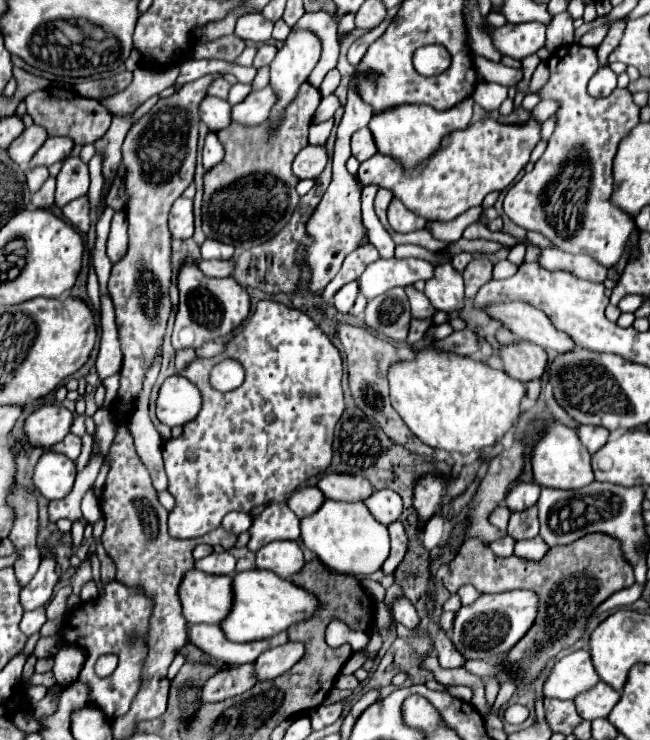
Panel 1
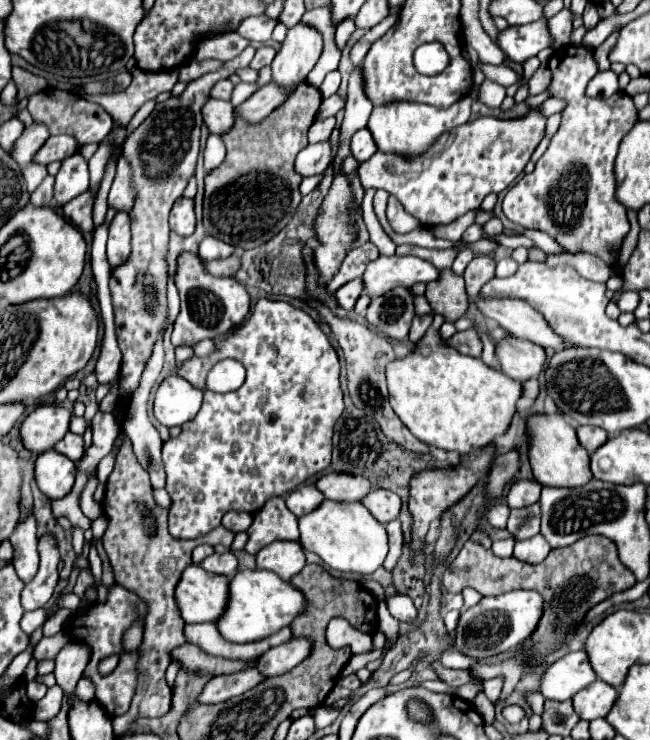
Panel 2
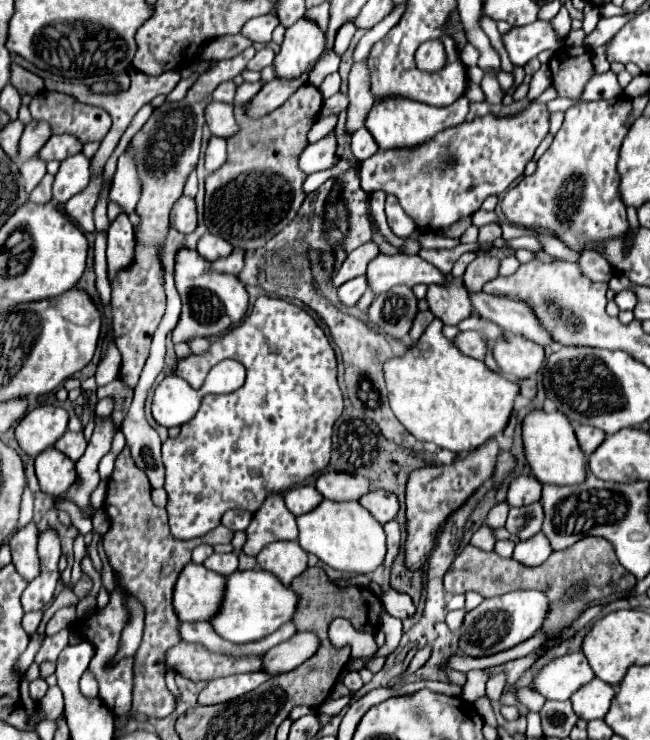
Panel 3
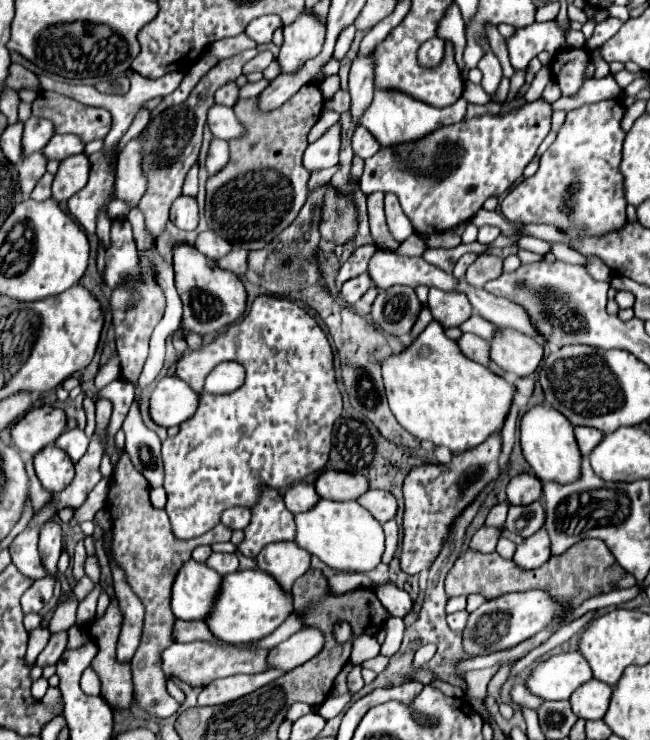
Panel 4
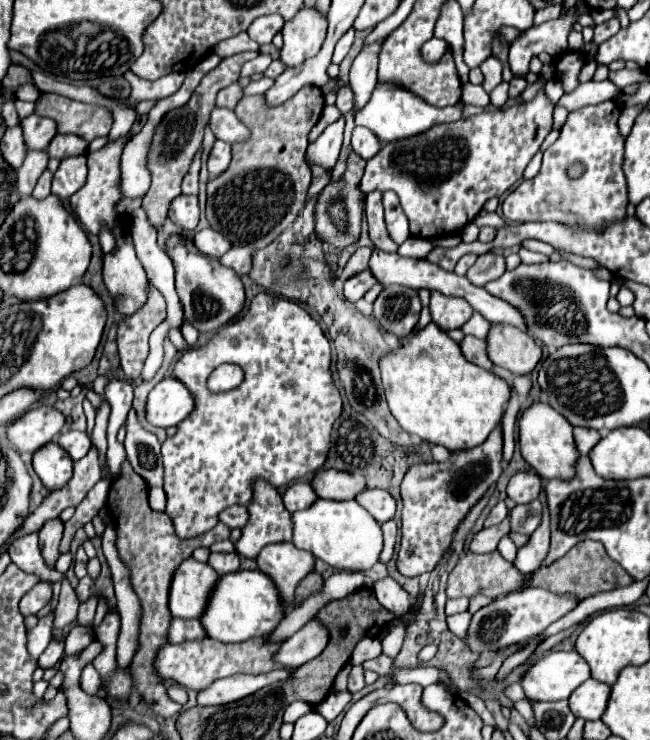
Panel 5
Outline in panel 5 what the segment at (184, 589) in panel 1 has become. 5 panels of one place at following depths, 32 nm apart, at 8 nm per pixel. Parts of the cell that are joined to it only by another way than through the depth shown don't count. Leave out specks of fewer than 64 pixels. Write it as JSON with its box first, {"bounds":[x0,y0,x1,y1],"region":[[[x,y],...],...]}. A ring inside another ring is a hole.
{"bounds":[168,558,220,618],"region":[[[186,558],[172,576],[168,608],[176,618],[200,618],[220,576],[208,564]]]}

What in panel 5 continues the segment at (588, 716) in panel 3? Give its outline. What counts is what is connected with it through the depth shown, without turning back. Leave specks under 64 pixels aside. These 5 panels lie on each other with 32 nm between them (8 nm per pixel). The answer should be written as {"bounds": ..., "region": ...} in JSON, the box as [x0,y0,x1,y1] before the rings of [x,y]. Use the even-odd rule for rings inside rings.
{"bounds":[568,678,610,720],"region":[[[592,678],[586,680],[568,698],[572,714],[584,720],[598,720],[608,704],[608,692],[610,692],[608,684],[602,684]]]}

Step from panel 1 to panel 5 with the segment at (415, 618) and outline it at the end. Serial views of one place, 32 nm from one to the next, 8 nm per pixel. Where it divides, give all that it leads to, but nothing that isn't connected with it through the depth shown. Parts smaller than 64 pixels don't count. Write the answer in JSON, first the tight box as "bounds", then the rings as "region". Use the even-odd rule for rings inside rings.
{"bounds":[374,576,412,616],"region":[[[390,576],[374,582],[374,594],[384,608],[388,608],[390,612],[396,612],[398,616],[406,614],[412,602],[408,592],[400,584],[396,584],[396,580],[392,580]]]}

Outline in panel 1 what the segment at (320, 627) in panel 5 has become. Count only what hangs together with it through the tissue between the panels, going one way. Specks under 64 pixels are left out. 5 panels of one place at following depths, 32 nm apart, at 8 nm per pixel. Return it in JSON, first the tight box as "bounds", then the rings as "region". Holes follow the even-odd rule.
{"bounds":[254,642,304,680],"region":[[[286,642],[282,646],[266,650],[256,662],[254,668],[260,676],[260,680],[276,678],[284,672],[288,672],[302,656],[304,656],[304,644],[302,642]]]}

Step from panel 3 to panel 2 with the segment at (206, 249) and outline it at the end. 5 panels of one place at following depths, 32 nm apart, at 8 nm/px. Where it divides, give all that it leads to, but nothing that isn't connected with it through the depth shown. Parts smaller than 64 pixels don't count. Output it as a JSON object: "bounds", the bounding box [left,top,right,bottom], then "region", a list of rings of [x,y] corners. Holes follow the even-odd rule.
{"bounds":[198,236,234,260],"region":[[[204,236],[204,240],[198,246],[198,254],[202,260],[218,260],[218,258],[228,258],[232,256],[234,246],[226,244],[224,240],[218,240],[214,236]]]}

